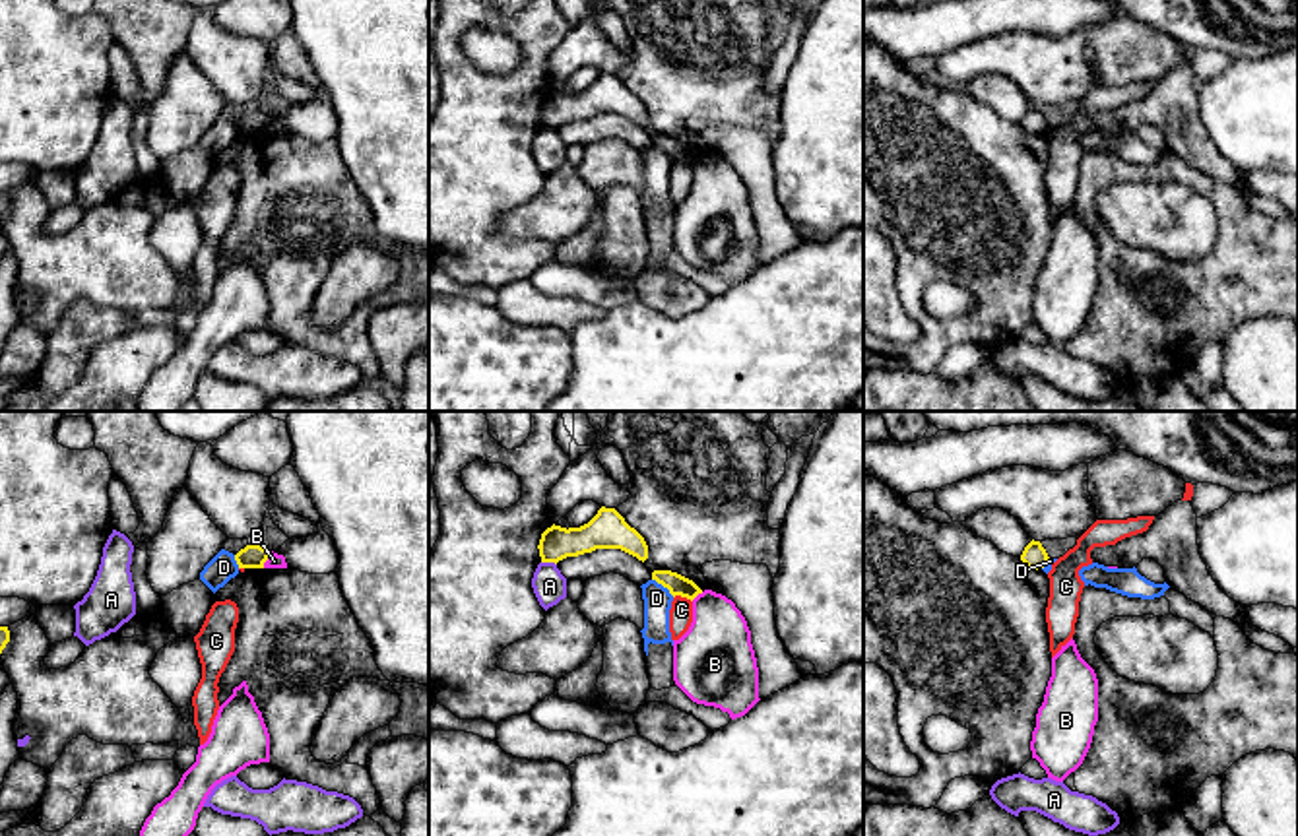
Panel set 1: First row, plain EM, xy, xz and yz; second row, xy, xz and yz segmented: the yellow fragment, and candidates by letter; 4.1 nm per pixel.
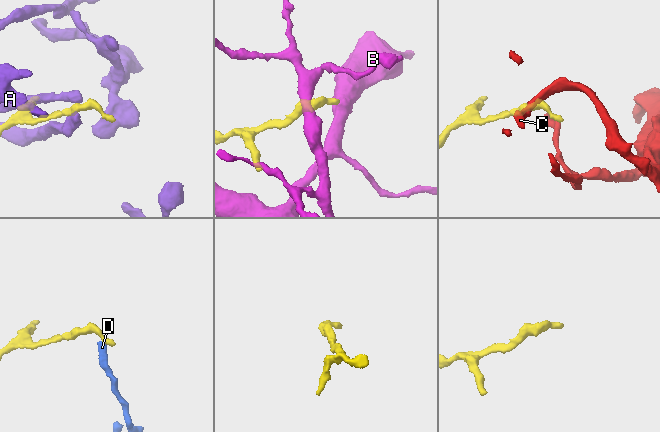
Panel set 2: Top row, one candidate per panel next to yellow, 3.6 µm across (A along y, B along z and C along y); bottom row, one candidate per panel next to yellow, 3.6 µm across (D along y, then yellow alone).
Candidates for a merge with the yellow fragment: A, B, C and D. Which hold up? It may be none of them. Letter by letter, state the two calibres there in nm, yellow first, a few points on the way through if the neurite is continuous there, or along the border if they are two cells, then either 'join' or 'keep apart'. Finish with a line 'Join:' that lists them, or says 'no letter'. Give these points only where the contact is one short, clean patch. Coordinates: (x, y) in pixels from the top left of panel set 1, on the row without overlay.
A: 140/140 nm | keep apart
B: 100/60 nm | along xy (270, 117), (262, 132) | keep apart
C: 90/100 nm | along xz (674, 161), (685, 161), (691, 167) | keep apart
D: 90/110 nm | along xz (652, 144), (674, 161) | keep apart
Join: no letter

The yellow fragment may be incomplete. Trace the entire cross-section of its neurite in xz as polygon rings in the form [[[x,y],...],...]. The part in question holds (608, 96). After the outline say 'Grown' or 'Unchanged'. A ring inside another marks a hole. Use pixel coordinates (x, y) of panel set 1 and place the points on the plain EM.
[[[601,72],[598,80],[580,93],[551,91],[539,105],[541,128],[559,128],[596,114],[621,114],[638,126],[648,124],[644,103],[631,93],[615,74]]]. Unchanged

